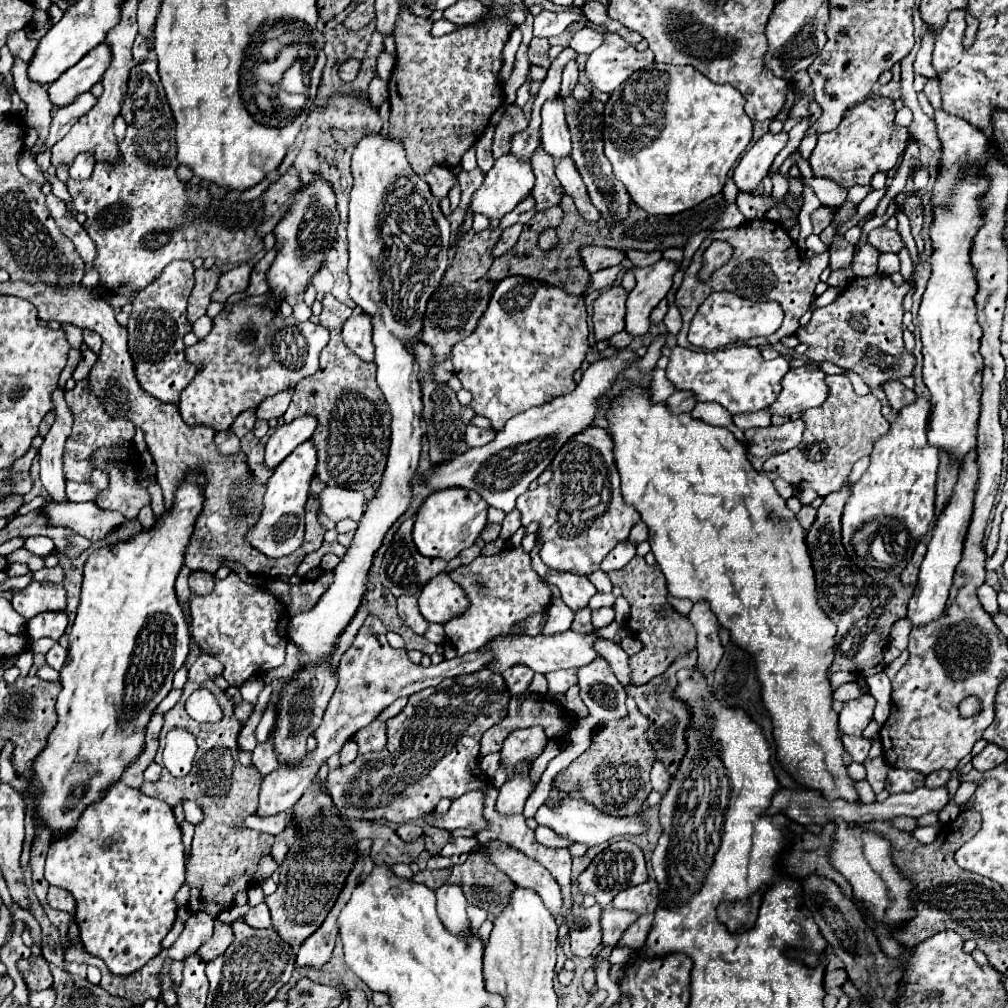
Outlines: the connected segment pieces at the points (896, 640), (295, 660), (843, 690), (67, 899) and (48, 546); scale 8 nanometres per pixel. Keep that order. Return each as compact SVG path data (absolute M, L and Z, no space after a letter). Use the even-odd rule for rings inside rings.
M906 618L898 620L898 622L892 626L892 632L890 632L890 642L892 642L892 646L896 646L898 650L906 650L906 648L908 648L910 628L912 628L912 626L908 626L908 620L906 620Z
M288 641L286 646L286 658L283 665L272 669L263 674L262 680L265 684L270 684L274 678L279 680L287 679L298 667L299 665L299 657L300 650L298 647L292 642Z
M848 682L848 684L842 684L840 688L834 690L834 700L840 700L840 702L846 702L846 700L852 700L852 698L858 698L862 692L862 686L858 682Z
M50 886L46 900L48 900L48 906L54 908L54 910L64 910L64 912L74 914L76 902L74 902L72 894L68 894L68 890L62 890L58 886Z
M35 536L26 539L23 546L36 556L44 557L54 550L53 541L46 536Z

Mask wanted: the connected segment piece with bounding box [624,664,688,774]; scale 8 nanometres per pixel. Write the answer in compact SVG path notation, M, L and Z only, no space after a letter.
M672 664L664 674L652 678L650 682L642 684L642 686L624 686L626 694L632 696L636 700L638 710L648 718L650 726L648 726L648 742L656 752L656 760L662 762L668 770L668 774L674 774L678 770L680 758L684 756L684 730L688 726L688 710L684 708L684 704L680 704L676 698L672 698L672 690L676 688L676 678L674 674L678 672L678 668Z

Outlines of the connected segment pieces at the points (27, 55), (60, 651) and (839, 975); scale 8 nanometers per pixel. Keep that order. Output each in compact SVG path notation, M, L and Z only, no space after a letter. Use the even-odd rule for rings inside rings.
M18 30L16 34L12 34L12 38L8 38L6 44L8 44L12 56L22 58L26 64L32 60L32 56L38 48L38 40L30 40L28 36L24 36L24 30Z
M54 646L48 654L46 654L46 662L48 662L48 666L52 666L54 670L62 670L62 666L64 666L64 662L66 662L66 656L68 656L68 650L64 650L62 646Z
M844 970L825 972L824 985L827 987L840 987L847 979L847 973Z

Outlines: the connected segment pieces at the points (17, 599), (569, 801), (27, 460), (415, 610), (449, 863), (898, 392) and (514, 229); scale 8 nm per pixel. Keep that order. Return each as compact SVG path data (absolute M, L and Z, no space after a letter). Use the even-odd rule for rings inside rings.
M30 582L22 590L14 590L12 606L26 620L34 618L44 610L64 610L66 590L52 582Z
M564 796L560 798L554 806L542 804L538 808L538 812L534 814L534 820L542 826L548 826L552 830L556 830L556 834L570 838L572 842L580 842L586 846L596 846L602 844L614 836L634 836L634 834L642 834L646 830L644 822L640 816L626 816L626 818L612 818L606 814L600 814L598 810L594 810L588 802L580 800L580 798L572 798L572 796Z
M30 448L20 460L16 460L14 462L14 466L10 468L12 470L12 474L24 474L24 472L28 472L30 470L30 464L32 464L32 458L38 454L38 450L34 450L34 448Z
M400 596L398 598L398 616L416 632L416 634L424 634L428 628L426 618L420 614L416 596Z
M458 854L458 856L450 856L450 858L442 858L442 856L432 856L428 860L428 870L440 870L440 868L452 868L456 864L462 864L468 858L468 854Z
M888 382L888 386L882 386L886 396L888 396L888 402L892 406L892 418L898 416L898 412L904 408L904 392L914 392L914 390L908 390L902 382Z
M514 224L514 226L510 226L510 228L506 228L504 232L502 232L502 236L500 236L500 240L498 240L498 244L494 246L494 250L492 250L492 256L494 258L500 258L502 254L506 254L516 242L518 242L518 236L520 236L520 232L522 232L522 224Z

